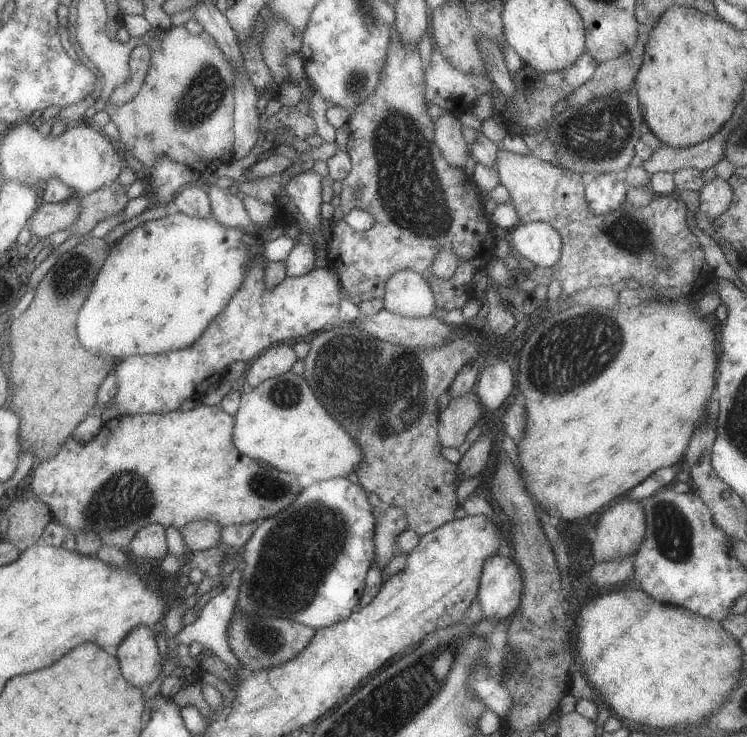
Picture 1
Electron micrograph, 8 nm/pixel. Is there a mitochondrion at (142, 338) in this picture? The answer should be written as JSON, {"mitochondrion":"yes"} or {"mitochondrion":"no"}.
{"mitochondrion":"no"}

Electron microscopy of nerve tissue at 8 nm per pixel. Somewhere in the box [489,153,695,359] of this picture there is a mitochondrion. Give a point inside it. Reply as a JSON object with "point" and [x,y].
{"point":[629,231]}

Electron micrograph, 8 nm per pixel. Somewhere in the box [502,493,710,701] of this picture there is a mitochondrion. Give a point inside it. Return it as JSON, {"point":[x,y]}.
{"point":[671,528]}

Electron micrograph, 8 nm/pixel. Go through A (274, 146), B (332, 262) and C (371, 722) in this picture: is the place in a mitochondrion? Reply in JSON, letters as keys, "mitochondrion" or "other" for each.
{"A":"other","B":"other","C":"mitochondrion"}

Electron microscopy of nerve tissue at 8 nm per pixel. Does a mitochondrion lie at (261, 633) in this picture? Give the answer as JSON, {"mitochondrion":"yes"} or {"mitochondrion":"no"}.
{"mitochondrion":"yes"}

